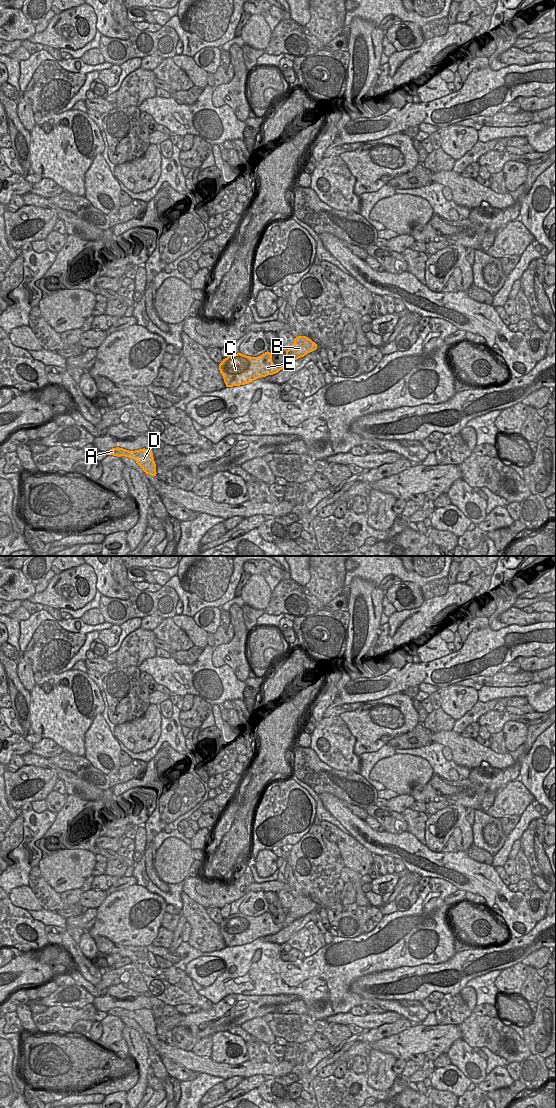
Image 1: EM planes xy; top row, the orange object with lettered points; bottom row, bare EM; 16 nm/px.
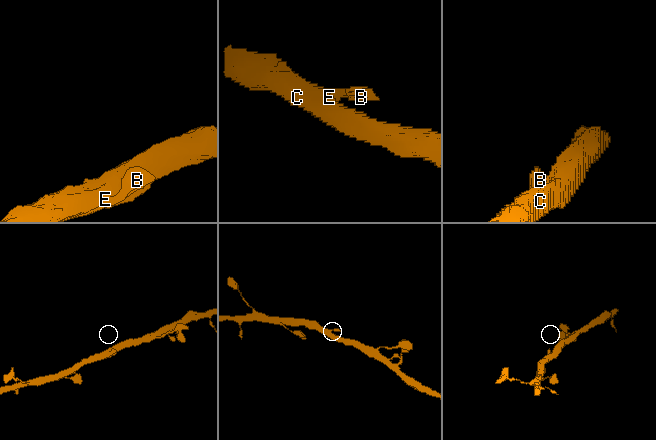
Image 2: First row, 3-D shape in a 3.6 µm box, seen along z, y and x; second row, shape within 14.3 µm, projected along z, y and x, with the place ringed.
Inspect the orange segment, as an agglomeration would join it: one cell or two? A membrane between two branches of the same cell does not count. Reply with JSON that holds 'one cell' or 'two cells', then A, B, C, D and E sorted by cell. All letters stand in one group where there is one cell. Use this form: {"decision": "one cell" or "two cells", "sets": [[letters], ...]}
{"decision": "one cell", "sets": [["A", "B", "C", "D", "E"]]}

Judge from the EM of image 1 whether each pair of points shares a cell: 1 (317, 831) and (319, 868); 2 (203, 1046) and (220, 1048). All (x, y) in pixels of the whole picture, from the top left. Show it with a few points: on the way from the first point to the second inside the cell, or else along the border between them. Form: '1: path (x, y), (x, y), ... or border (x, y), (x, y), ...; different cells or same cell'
1: path (319, 840), (323, 850), (319, 859); same cell
2: border (211, 1036), (211, 1054), (209, 1056); different cells

